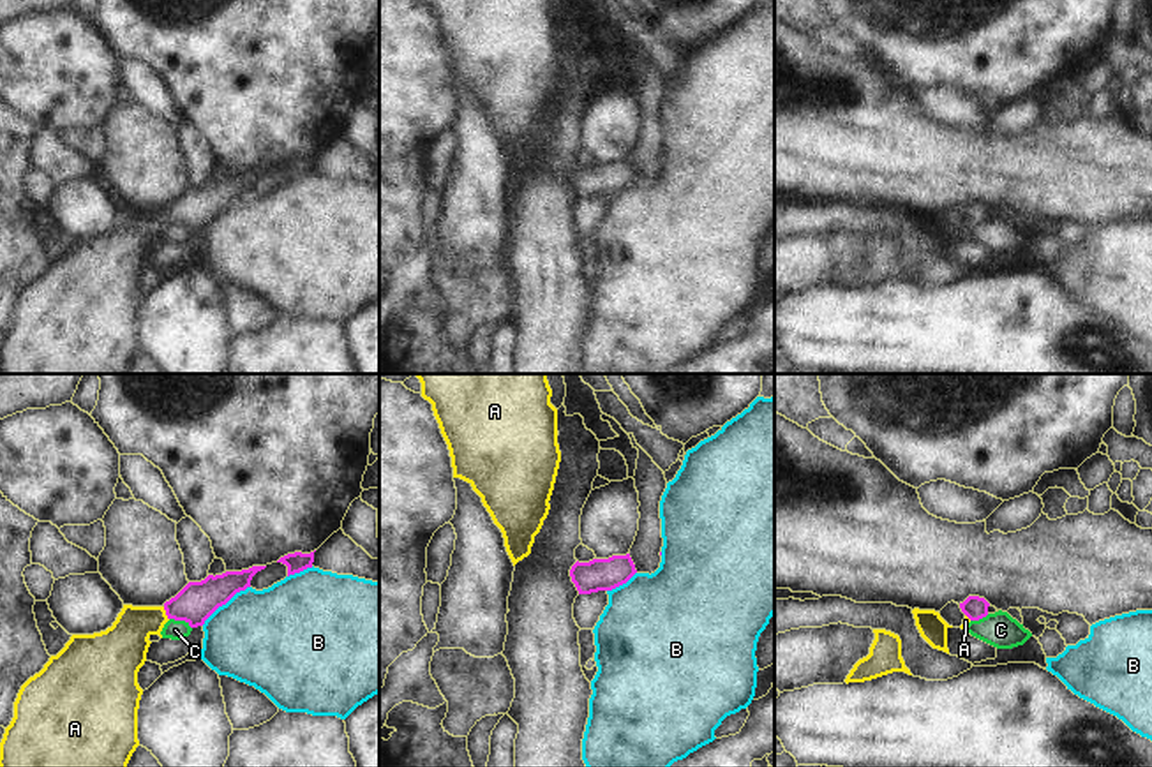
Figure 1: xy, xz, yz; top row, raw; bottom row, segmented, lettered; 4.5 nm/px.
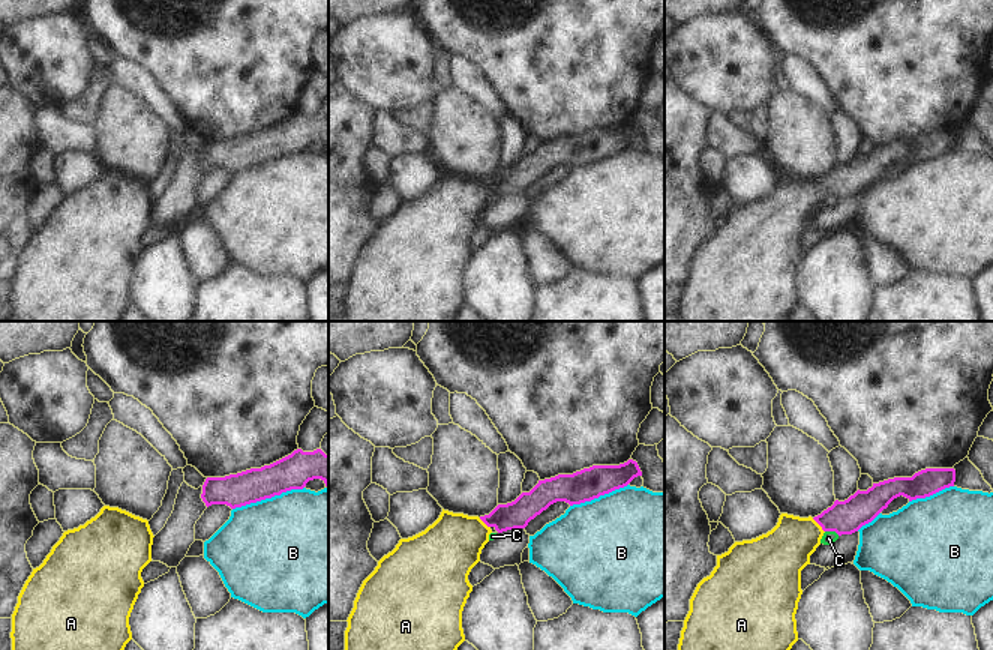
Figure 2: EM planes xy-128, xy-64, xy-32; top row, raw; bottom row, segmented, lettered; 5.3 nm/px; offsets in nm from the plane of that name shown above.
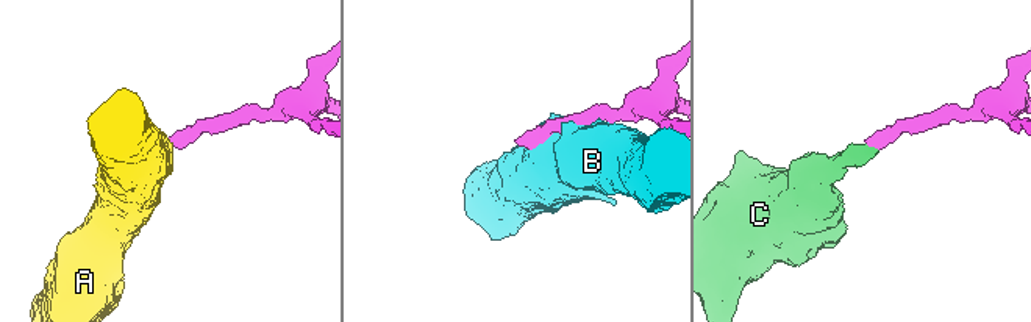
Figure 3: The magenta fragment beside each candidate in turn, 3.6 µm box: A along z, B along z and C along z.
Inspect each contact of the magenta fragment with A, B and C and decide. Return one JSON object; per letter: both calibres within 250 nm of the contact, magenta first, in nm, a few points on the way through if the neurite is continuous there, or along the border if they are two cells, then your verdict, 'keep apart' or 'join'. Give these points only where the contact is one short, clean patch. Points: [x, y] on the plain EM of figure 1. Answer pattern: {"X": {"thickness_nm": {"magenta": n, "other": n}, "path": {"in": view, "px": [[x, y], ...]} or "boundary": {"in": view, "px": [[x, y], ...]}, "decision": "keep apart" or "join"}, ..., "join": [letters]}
{"A": {"thickness_nm": {"magenta": 180, "other": 220}, "path": {"in": "xy", "px": [[196, 207], [166, 219], [150, 224], [124, 251]]}, "decision": "join"}, "B": {"thickness_nm": {"magenta": 180, "other": 460}, "decision": "keep apart"}, "C": {"thickness_nm": {"magenta": 180, "other": 90}, "boundary": {"in": "xy", "px": [[170, 223], [182, 224], [191, 233]]}, "decision": "keep apart"}, "join": ["A"]}

